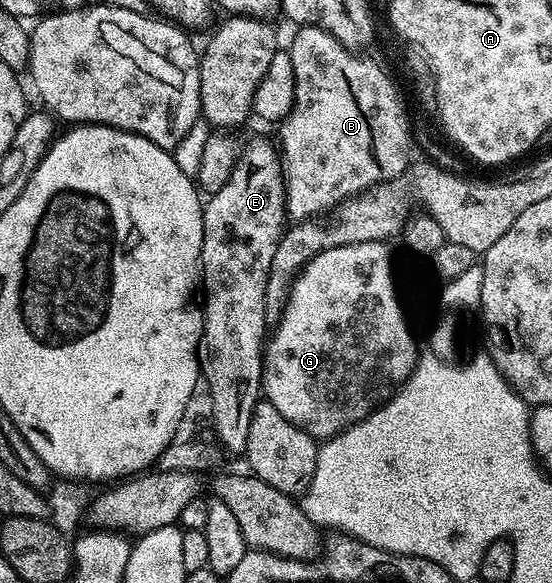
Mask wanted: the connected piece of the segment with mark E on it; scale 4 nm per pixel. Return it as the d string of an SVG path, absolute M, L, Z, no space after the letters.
M255 138L238 151L235 167L225 180L221 192L210 195L203 208L203 251L201 267L201 309L203 311L203 338L199 341L199 364L204 381L213 398L210 421L215 422L214 436L227 452L244 451L247 445L248 421L256 402L261 398L263 384L263 351L269 334L266 318L266 282L274 252L281 241L288 221L287 181L283 178L281 150L274 141Z

